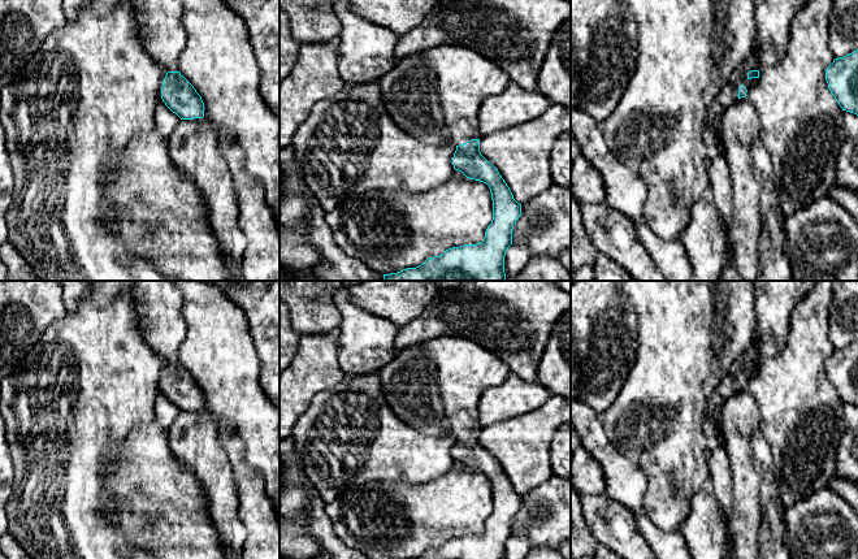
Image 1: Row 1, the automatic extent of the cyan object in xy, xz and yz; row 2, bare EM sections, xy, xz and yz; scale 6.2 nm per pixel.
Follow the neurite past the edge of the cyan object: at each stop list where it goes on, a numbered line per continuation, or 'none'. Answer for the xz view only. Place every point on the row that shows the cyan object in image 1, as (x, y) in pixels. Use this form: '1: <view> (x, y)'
1: xz (434, 95)

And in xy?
1: xy (163, 35)

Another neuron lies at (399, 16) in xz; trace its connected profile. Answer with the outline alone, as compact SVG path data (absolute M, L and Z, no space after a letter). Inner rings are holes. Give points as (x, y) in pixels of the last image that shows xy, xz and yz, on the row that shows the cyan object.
M348 0L348 8L396 35L416 27L437 0Z

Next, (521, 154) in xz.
M552 103L541 116L480 138L480 152L499 172L523 204L554 182L550 152L560 134L571 134L571 113Z

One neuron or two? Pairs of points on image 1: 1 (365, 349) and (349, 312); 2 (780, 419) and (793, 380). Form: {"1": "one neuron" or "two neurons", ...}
{"1": "one neuron", "2": "one neuron"}

